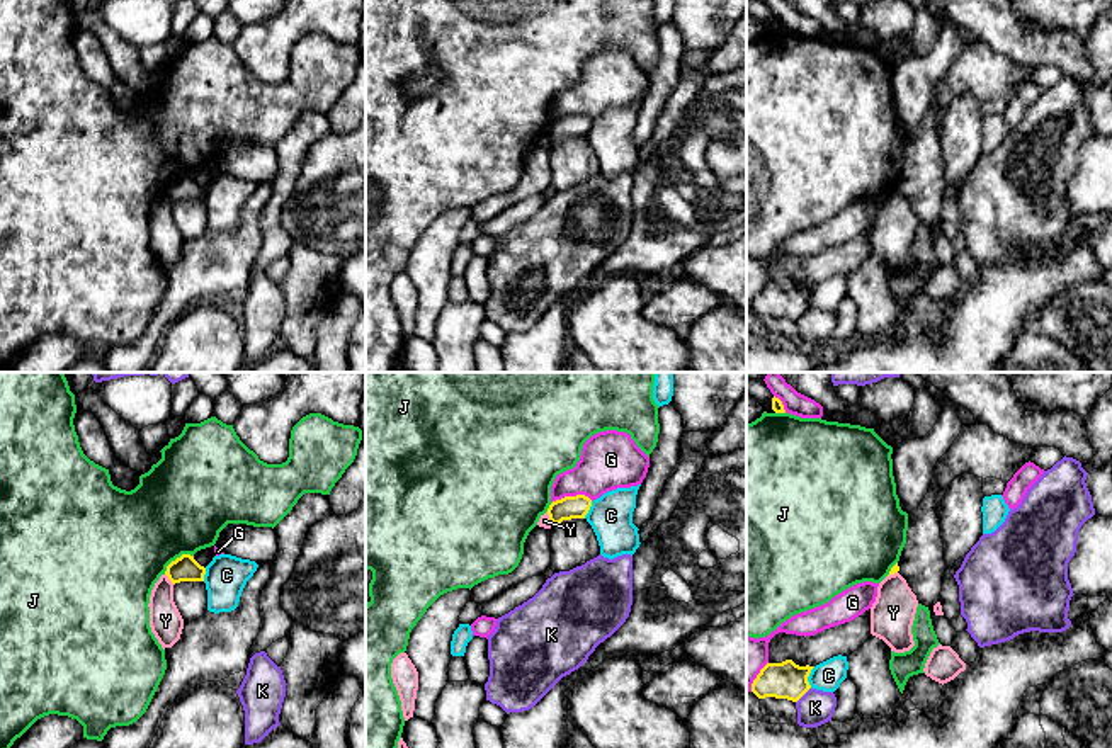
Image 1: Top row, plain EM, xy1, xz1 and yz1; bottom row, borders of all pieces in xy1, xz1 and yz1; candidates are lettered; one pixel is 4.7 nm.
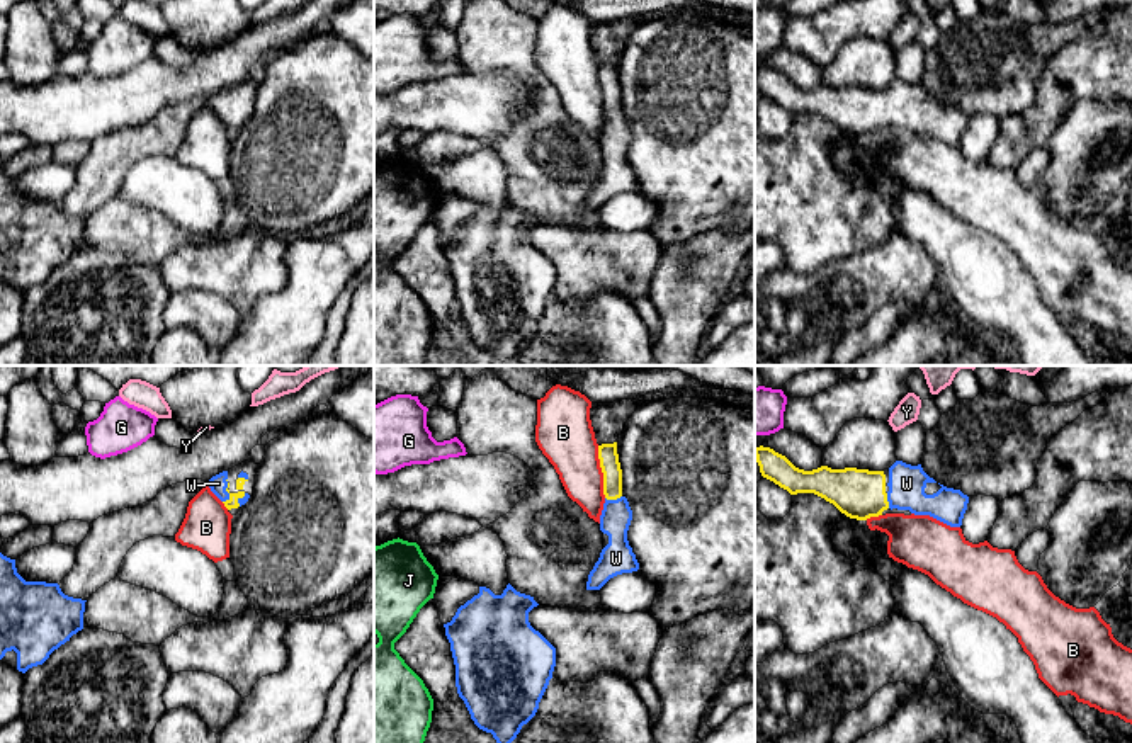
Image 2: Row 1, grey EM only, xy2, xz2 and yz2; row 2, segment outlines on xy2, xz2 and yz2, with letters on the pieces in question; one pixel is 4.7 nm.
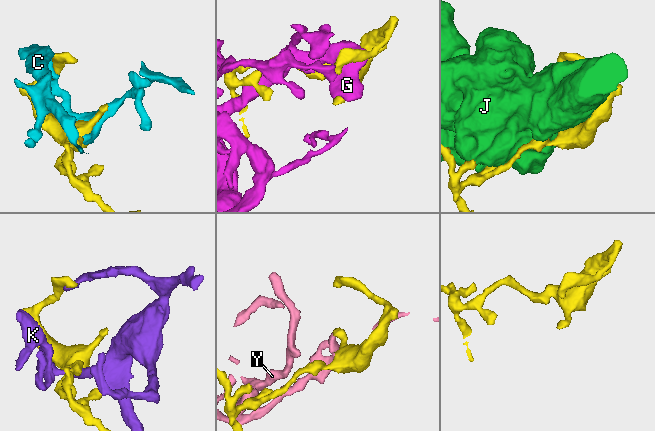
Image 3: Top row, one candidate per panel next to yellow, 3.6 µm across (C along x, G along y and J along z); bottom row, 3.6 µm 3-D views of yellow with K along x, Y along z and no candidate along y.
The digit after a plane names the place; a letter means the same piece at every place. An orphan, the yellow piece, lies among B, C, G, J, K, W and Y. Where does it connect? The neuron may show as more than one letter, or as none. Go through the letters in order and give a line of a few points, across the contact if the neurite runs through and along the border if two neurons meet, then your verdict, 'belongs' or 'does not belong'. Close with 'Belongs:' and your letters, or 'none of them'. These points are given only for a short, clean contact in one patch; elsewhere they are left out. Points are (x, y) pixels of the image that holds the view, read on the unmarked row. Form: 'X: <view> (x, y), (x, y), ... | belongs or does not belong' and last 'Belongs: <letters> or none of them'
B: does not belong
C: does not belong
G: does not belong
J: does not belong
K: does not belong
W: xy2 (230, 123), (226, 109), (218, 102) | belongs
Y: xy1 (165, 192), (174, 203) | does not belong
Belongs: W

